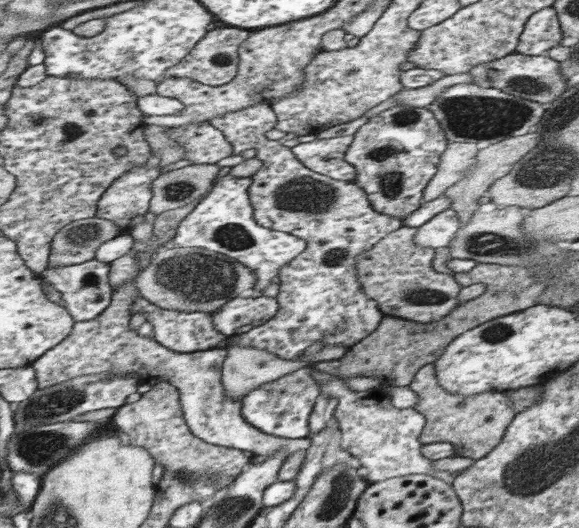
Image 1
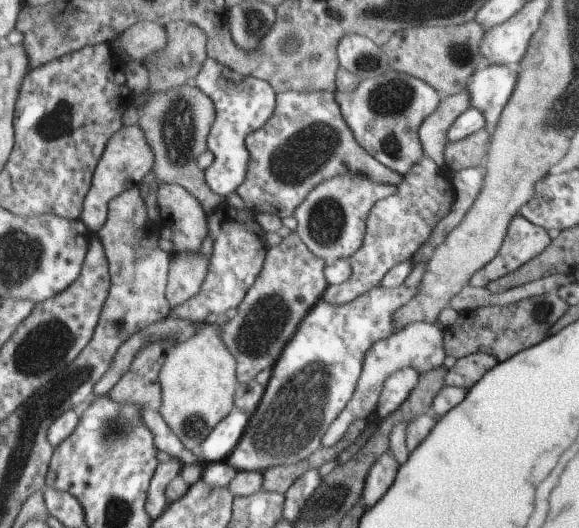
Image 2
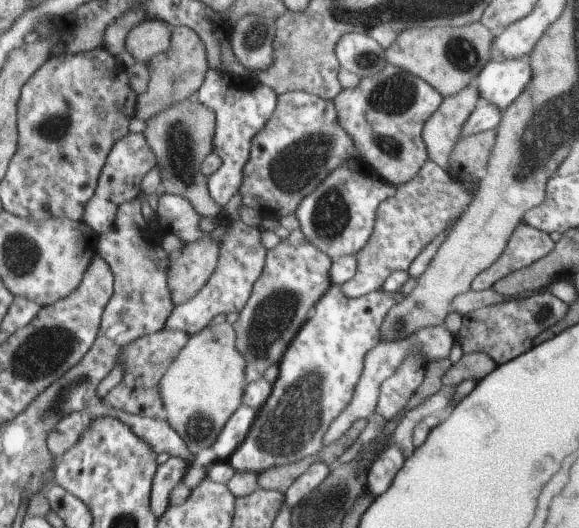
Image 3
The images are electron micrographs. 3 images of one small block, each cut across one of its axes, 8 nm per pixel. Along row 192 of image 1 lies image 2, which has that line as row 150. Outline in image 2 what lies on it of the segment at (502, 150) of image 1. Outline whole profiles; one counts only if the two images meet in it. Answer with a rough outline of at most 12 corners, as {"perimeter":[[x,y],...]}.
{"perimeter":[[479,130],[445,146],[445,172],[473,168],[489,150]]}

